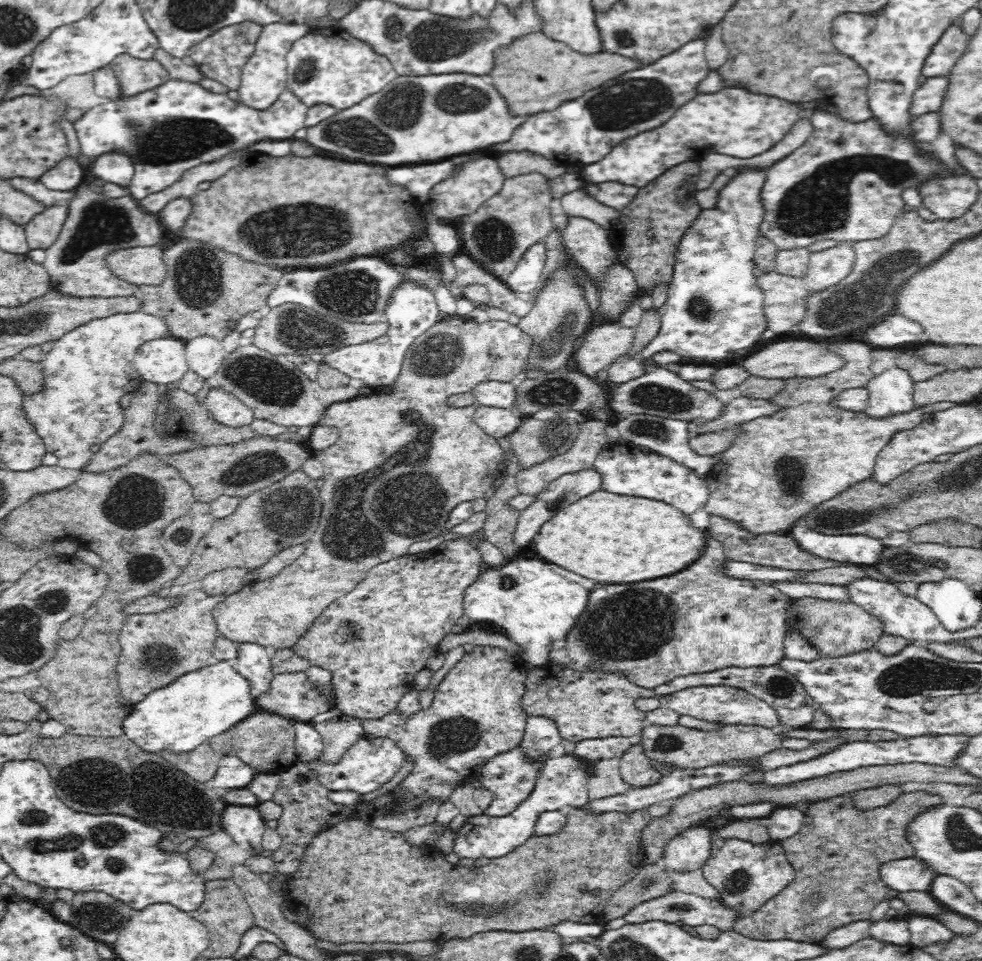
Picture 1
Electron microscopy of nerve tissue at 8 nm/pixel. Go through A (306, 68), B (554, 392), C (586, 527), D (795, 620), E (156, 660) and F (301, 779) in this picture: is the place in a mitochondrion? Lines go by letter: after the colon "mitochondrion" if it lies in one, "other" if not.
A: mitochondrion
B: mitochondrion
C: other
D: other
E: mitochondrion
F: mitochondrion

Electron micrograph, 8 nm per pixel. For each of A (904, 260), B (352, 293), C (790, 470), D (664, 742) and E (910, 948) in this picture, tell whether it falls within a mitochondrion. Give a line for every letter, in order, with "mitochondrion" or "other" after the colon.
A: mitochondrion
B: mitochondrion
C: mitochondrion
D: mitochondrion
E: other

